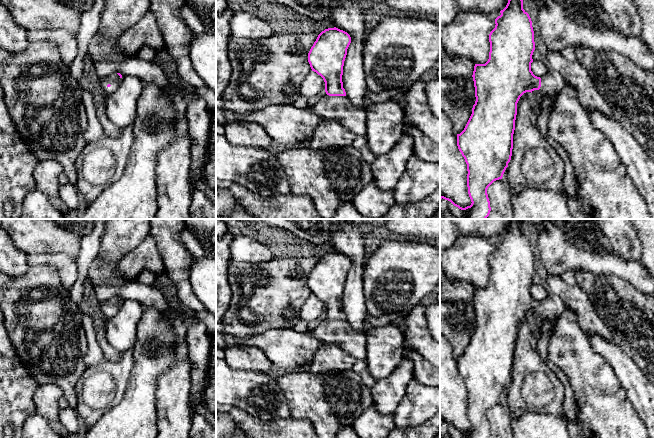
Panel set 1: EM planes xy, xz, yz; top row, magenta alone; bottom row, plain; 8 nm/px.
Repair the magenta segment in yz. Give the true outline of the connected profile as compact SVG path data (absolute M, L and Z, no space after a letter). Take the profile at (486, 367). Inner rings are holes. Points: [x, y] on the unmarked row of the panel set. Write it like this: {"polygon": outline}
{"polygon": "M510 219L506 231L500 237L495 243L495 252L489 258L489 283L485 288L474 290L472 301L476 325L472 338L464 354L457 358L457 370L467 388L467 411L472 427L462 432L451 423L441 420L440 438L490 438L487 413L494 405L502 403L511 384L520 321L534 314L538 314L541 319L554 321L566 308L556 295L548 294L542 301L535 300L531 295L535 274L534 255L519 219Z"}

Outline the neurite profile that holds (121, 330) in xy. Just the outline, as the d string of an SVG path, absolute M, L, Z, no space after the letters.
M125 300L117 314L106 319L106 338L120 352L132 351L136 341L137 326L144 306L136 300Z

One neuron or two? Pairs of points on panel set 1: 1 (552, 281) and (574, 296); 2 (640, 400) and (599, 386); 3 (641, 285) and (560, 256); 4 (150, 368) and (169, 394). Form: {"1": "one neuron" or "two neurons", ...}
{"1": "one neuron", "2": "two neurons", "3": "one neuron", "4": "two neurons"}

